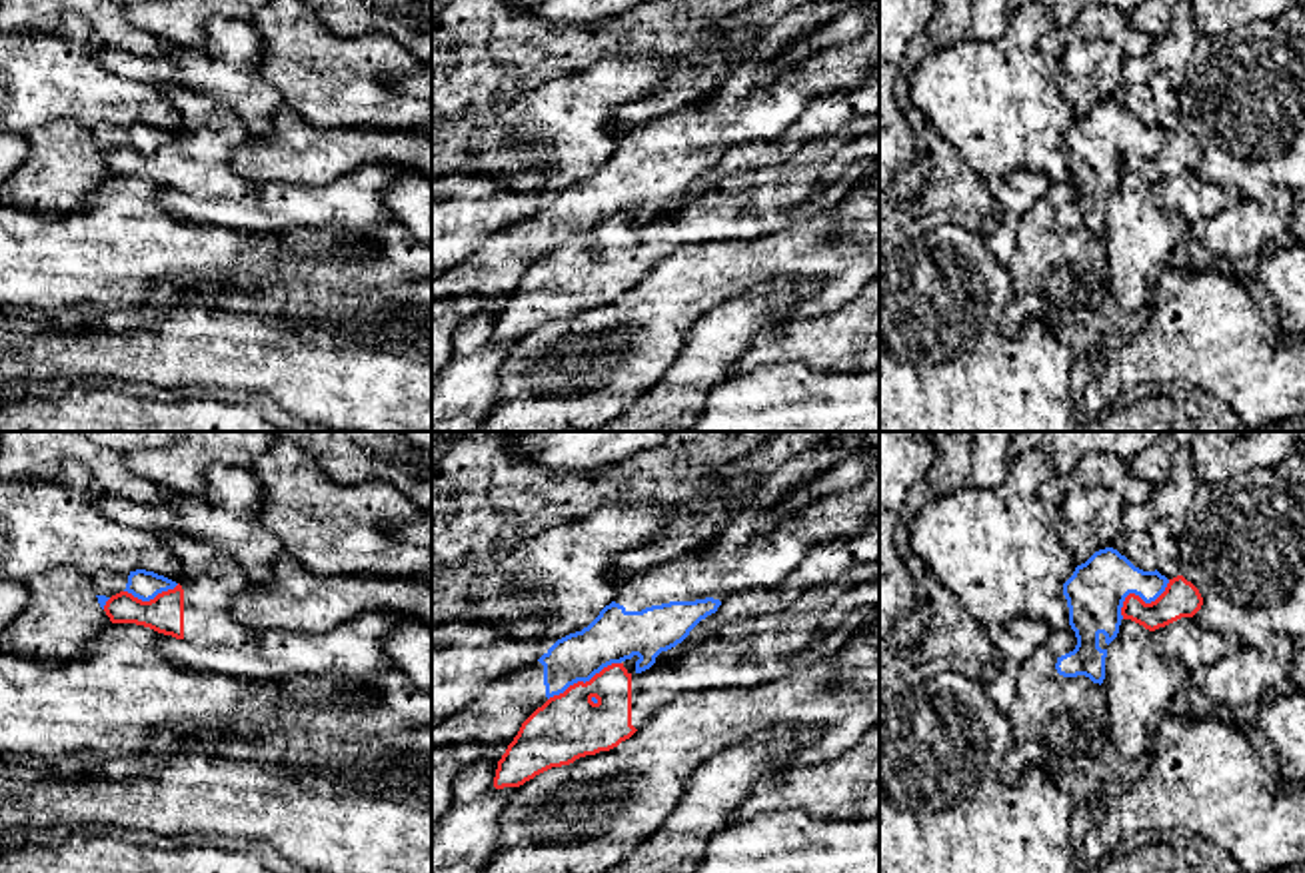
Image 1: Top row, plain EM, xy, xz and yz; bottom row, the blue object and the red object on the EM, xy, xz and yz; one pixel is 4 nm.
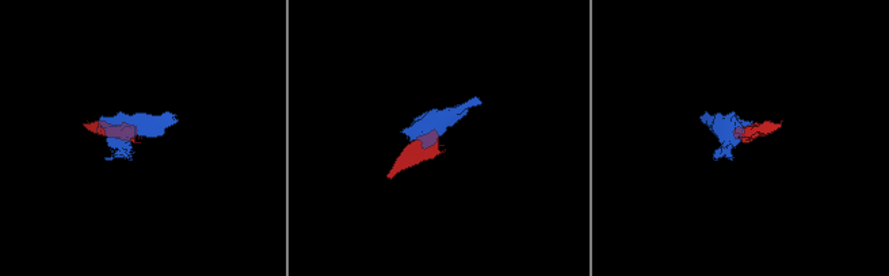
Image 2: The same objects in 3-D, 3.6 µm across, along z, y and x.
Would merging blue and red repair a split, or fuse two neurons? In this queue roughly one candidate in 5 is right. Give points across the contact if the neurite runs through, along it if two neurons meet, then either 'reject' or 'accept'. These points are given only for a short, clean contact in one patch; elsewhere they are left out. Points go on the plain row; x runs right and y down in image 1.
along xz (620, 214), (604, 218), (588, 232), (574, 234), (548, 252) | reject

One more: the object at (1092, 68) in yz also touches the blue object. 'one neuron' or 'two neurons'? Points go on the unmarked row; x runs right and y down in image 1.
two neurons

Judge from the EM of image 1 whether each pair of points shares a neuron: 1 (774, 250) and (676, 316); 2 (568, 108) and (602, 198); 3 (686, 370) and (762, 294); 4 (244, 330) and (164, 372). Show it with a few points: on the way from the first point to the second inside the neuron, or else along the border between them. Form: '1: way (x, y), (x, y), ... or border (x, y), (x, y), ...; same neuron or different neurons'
1: way (750, 262), (722, 270), (700, 292); same neuron
2: border (624, 138), (586, 178), (562, 188), (552, 198); different neurons
3: way (706, 352), (744, 314); same neuron
4: way (224, 330), (184, 352); same neuron

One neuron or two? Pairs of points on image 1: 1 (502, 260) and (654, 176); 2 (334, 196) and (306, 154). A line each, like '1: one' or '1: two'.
1: one
2: two

